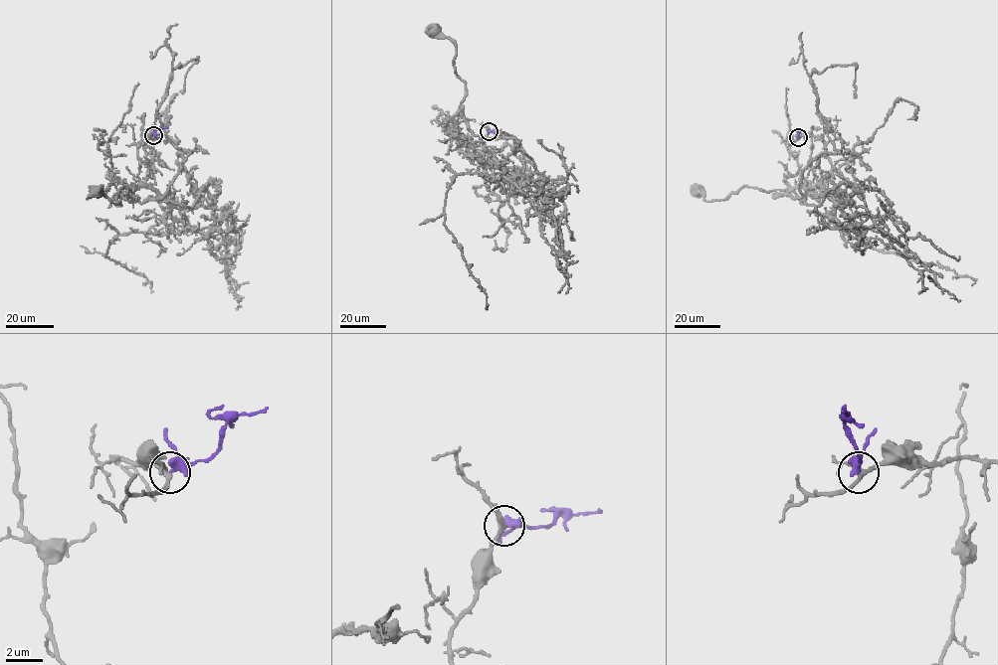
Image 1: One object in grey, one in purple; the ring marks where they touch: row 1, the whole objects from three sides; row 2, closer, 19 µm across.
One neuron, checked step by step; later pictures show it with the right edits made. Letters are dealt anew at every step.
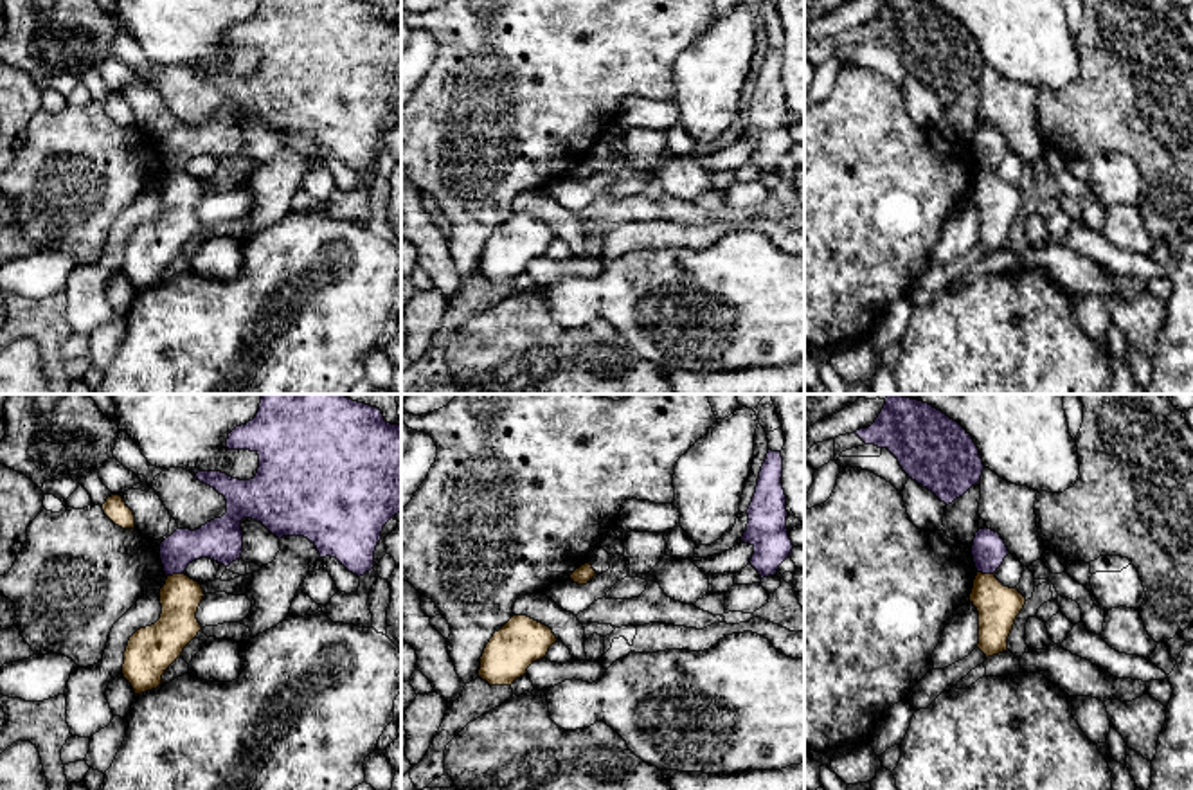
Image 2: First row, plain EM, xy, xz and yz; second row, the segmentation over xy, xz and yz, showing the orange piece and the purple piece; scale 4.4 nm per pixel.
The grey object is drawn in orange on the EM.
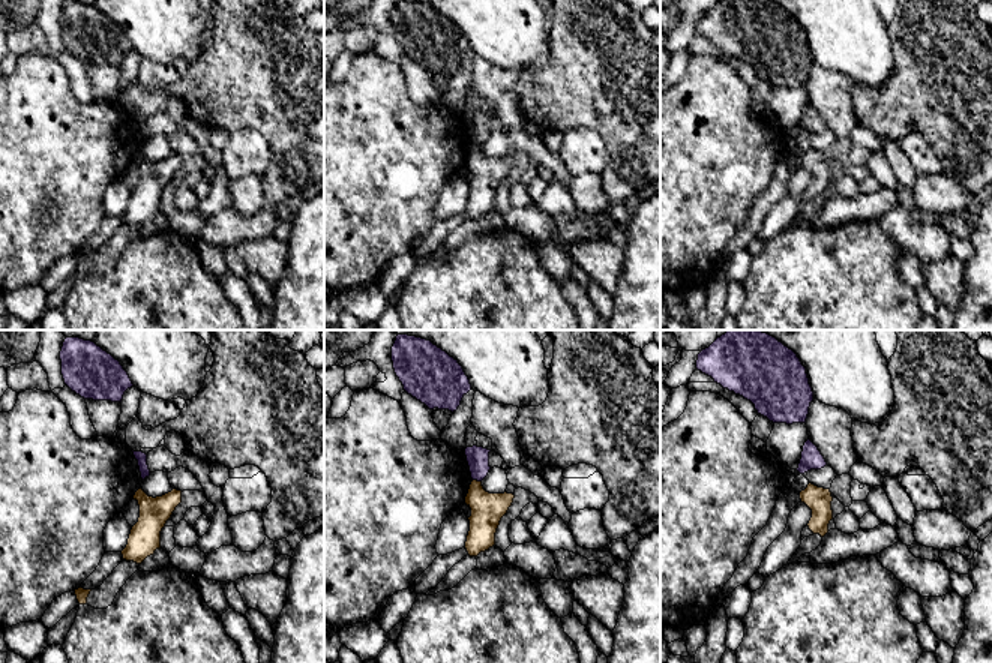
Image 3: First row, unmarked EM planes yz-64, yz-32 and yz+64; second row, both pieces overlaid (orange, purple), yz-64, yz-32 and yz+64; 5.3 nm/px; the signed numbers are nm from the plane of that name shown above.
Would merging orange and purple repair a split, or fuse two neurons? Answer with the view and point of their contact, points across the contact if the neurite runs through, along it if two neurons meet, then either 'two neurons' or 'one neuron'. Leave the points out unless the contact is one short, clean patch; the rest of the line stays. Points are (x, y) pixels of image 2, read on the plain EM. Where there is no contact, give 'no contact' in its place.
meets orange in yz at (986, 171); border along yz (977, 168), (994, 171); two neurons

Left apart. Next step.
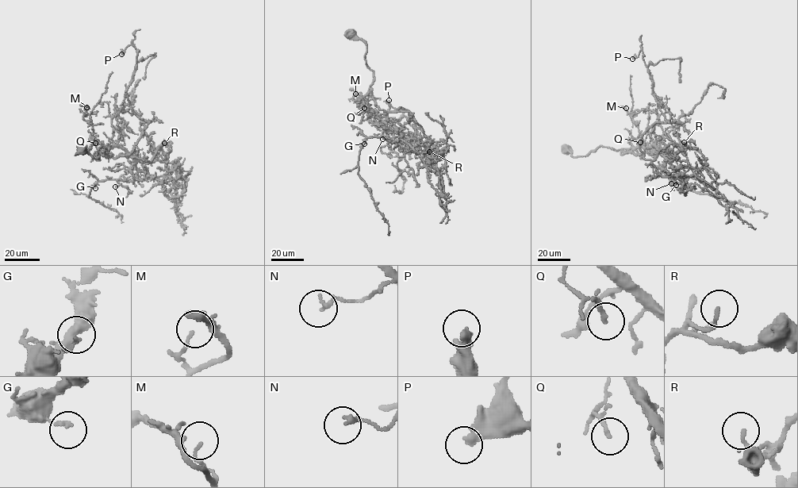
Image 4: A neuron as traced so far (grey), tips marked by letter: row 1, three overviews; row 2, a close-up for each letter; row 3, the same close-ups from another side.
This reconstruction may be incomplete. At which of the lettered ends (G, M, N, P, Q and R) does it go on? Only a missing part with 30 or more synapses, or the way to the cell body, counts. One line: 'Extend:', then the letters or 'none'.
Extend: none

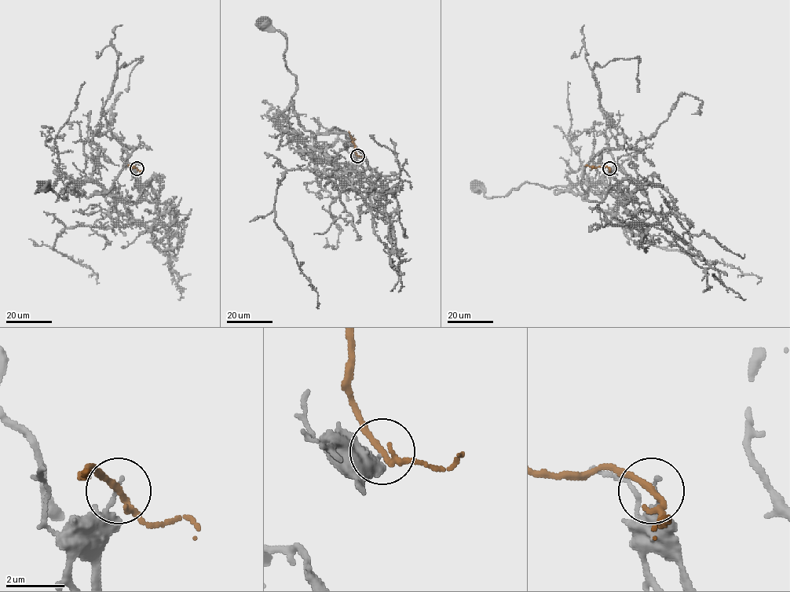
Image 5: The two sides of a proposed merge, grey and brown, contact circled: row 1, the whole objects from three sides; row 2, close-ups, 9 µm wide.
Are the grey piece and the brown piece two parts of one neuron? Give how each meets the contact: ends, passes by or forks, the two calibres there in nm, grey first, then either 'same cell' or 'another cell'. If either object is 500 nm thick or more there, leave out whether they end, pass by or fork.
grey ends there; brown forks there; 150 nm thick on the grey side, 160 nm on the other; another cell

